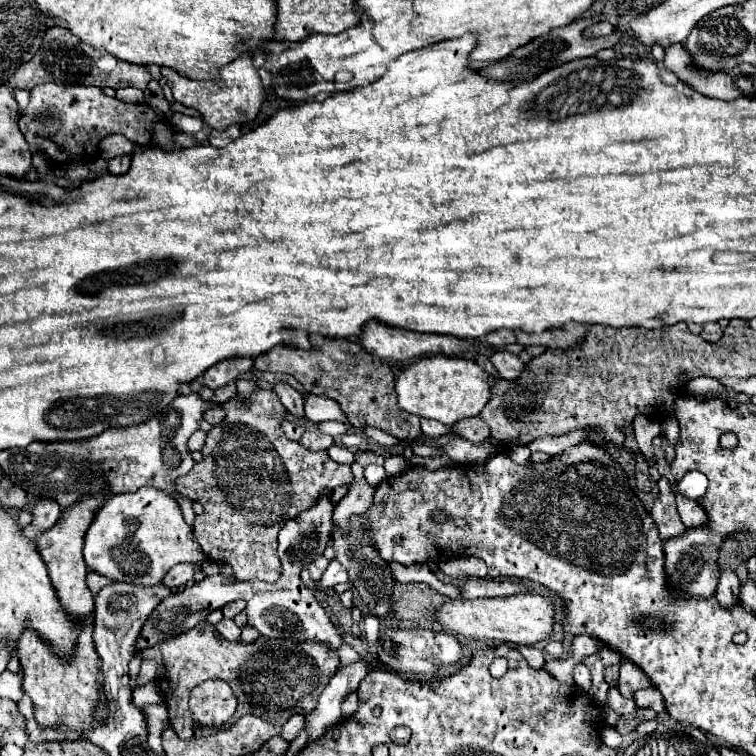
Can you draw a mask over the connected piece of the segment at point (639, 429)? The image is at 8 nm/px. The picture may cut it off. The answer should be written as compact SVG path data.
M643 415L635 417L633 421L633 431L635 431L635 439L637 439L637 445L639 445L639 451L643 453L645 459L651 459L653 457L653 437L657 437L661 433L661 425L655 423L653 419L647 419Z

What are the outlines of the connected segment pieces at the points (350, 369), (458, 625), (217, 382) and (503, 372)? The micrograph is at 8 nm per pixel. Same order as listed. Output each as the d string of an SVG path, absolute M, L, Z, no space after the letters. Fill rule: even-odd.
M311 337L311 343L311 351L285 347L271 349L269 353L265 353L265 357L255 359L255 367L261 371L289 373L303 385L305 391L337 401L351 427L355 427L357 431L363 431L365 427L375 427L397 437L403 443L409 443L422 434L419 416L401 411L397 407L397 397L393 389L395 375L385 361L377 361L377 357L371 357L359 345L359 341L353 339Z
M513 595L513 597L499 597L499 599L453 599L441 605L435 613L437 621L453 633L461 633L465 637L479 637L479 639L495 639L497 643L519 643L519 645L535 645L547 639L553 633L553 617L555 607L549 597L541 595Z
M229 359L229 361L221 361L217 363L213 369L209 369L203 377L203 383L209 387L209 389L221 389L225 387L227 383L235 381L239 375L247 373L249 367L253 365L253 361L237 361L237 359Z
M497 351L493 353L491 357L491 363L495 365L495 369L499 371L501 379L507 379L507 381L513 381L521 375L521 371L525 369L525 363L513 355L513 353L507 353L507 351Z

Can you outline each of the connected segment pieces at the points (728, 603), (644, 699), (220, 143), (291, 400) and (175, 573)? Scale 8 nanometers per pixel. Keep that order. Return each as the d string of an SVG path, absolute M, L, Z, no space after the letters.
M723 571L721 573L715 599L719 601L719 605L723 609L731 609L739 603L739 587L741 587L741 581L733 571Z
M649 687L649 689L645 689L645 691L637 691L637 693L633 695L633 699L635 699L635 703L637 703L639 707L651 707L651 709L655 709L657 713L663 713L663 711L665 711L665 699L663 699L663 695L657 691L657 687Z
M211 131L211 135L209 135L209 143L213 147L225 147L231 139L233 139L231 131Z
M277 383L275 385L275 393L279 395L279 399L281 399L283 407L287 409L287 413L295 415L297 419L305 417L305 413L303 413L303 395L299 391L295 391L287 383Z
M181 563L181 565L175 565L161 583L167 585L167 587L171 587L171 589L173 589L173 587L183 587L187 581L193 579L193 575L195 575L195 571L197 571L199 567L201 567L199 563L189 563L189 565Z

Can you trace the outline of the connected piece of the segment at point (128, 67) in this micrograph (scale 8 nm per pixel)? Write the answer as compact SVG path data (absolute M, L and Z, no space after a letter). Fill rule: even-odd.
M55 25L47 29L45 41L41 43L41 49L37 51L37 55L31 61L17 67L17 71L9 79L9 87L31 91L33 85L39 85L39 83L59 83L59 85L95 85L95 87L113 87L113 89L119 89L119 87L145 89L147 83L151 81L149 71L141 65L117 61L115 69L101 71L97 67L99 59L101 59L101 53L97 53L87 43L81 43L69 29Z

